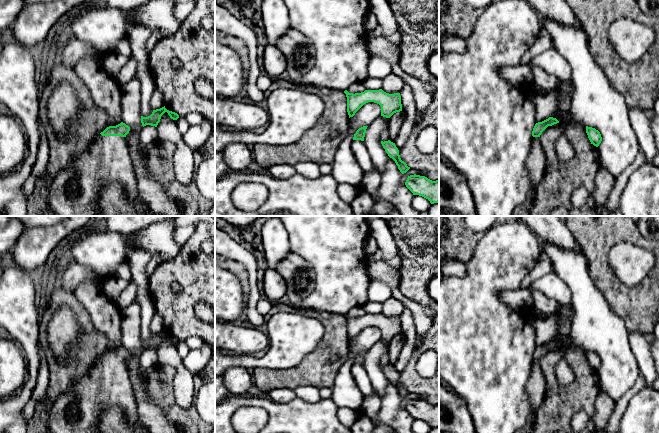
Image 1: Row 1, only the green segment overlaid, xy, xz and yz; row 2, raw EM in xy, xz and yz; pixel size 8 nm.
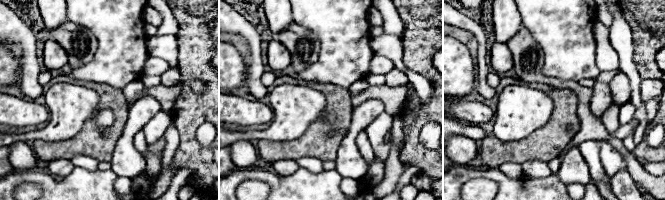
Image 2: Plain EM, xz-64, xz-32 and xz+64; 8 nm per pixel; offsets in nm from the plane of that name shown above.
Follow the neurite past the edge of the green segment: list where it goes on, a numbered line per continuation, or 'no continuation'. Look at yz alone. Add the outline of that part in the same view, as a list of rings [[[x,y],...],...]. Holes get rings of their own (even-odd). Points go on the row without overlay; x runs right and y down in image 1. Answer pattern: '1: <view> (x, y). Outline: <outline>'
1: yz (536, 387). Outline: [[[533,361],[531,375],[527,382],[526,393],[531,406],[531,412],[527,417],[527,424],[518,429],[515,433],[531,433],[535,423],[536,410],[543,403],[546,392],[545,378],[539,361]]]

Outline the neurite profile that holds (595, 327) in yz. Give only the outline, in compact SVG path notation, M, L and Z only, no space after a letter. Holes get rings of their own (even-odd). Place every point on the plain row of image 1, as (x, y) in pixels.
M541 241L541 249L551 261L553 273L559 276L571 291L571 304L575 315L571 324L570 340L566 344L580 346L600 356L602 365L597 371L600 388L613 401L619 401L634 386L640 373L625 321L613 313L603 294L594 285L582 254L545 241Z

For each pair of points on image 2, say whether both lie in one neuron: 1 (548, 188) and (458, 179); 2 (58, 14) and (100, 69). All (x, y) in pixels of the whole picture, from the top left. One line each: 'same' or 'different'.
1: same
2: different

